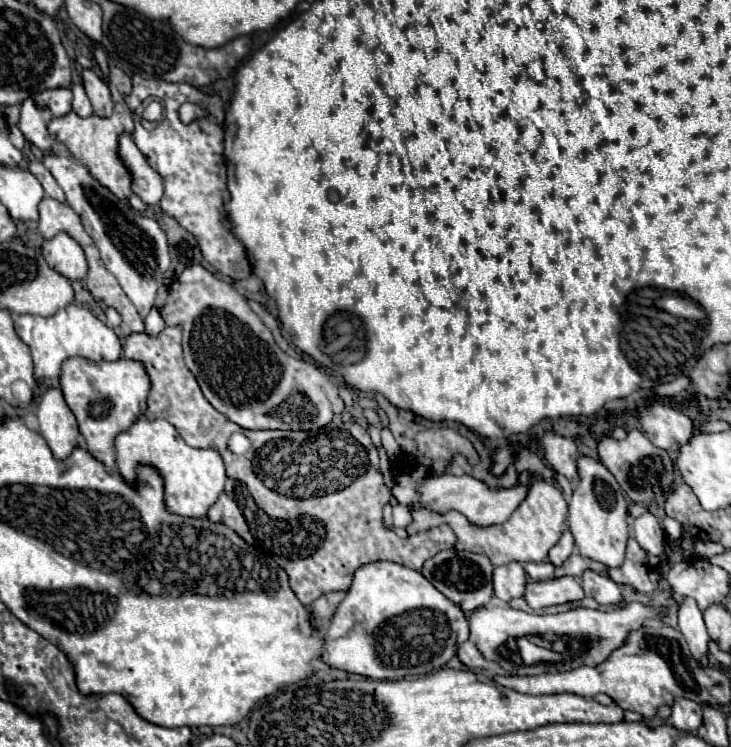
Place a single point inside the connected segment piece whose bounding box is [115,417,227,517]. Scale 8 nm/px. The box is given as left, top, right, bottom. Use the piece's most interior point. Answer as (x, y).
(194, 478)

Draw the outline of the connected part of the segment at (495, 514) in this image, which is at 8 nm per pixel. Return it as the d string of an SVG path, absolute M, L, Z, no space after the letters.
M523 471L517 477L517 485L509 487L509 489L491 489L487 487L483 481L471 477L471 475L441 475L441 477L433 477L429 475L423 485L419 487L421 491L421 505L429 507L437 513L447 513L449 509L455 509L459 513L463 513L469 521L473 521L475 525L495 525L495 523L503 523L509 519L509 515L517 509L517 505L525 499L527 491L531 487L531 473Z

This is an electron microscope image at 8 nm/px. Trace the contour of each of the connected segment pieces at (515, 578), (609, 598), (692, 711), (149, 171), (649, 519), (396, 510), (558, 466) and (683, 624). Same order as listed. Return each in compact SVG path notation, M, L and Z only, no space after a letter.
M517 561L493 569L493 589L495 589L495 595L503 601L521 597L525 583L527 583L527 573L523 565Z
M591 569L581 573L581 587L583 587L585 595L591 595L601 605L615 605L621 601L619 585L613 583L609 577L603 577Z
M677 697L673 703L673 713L667 719L669 725L677 725L677 729L681 731L697 731L701 725L701 705L685 699L685 697Z
M123 135L119 141L119 155L133 173L133 191L147 205L157 205L165 191L165 179L145 161L141 153L131 155L131 149L137 149L137 145L129 135Z
M645 511L641 517L637 517L633 529L633 537L649 555L661 555L661 545L665 545L665 531L651 511Z
M405 505L393 507L393 525L395 527L407 527L411 523L411 509Z
M545 431L543 439L541 439L543 451L545 451L545 459L547 463L561 475L565 475L573 485L577 485L579 475L577 475L577 445L573 443L573 439L567 439L563 435L557 435L553 431Z
M685 597L679 605L679 631L687 639L695 659L703 661L703 657L707 655L709 635L707 635L705 623L703 623L703 611L689 597Z

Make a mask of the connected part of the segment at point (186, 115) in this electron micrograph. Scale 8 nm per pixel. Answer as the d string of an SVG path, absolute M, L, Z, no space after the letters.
M185 103L185 105L181 107L181 119L183 119L185 123L189 123L189 121L193 121L193 119L199 119L199 117L205 117L205 115L209 115L209 111L207 111L205 107L197 105L197 103Z

